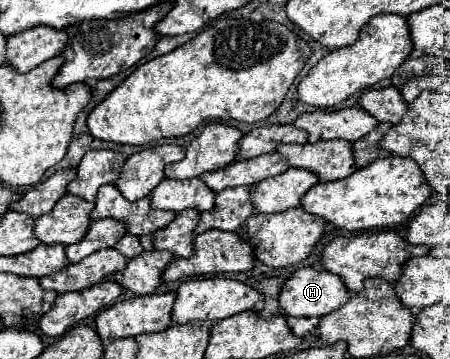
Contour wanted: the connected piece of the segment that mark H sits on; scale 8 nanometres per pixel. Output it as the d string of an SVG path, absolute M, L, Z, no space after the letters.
M300 268L296 270L282 286L278 304L284 310L286 316L324 316L334 308L340 308L350 298L346 286L338 276L332 276L326 270L314 270L314 268Z

